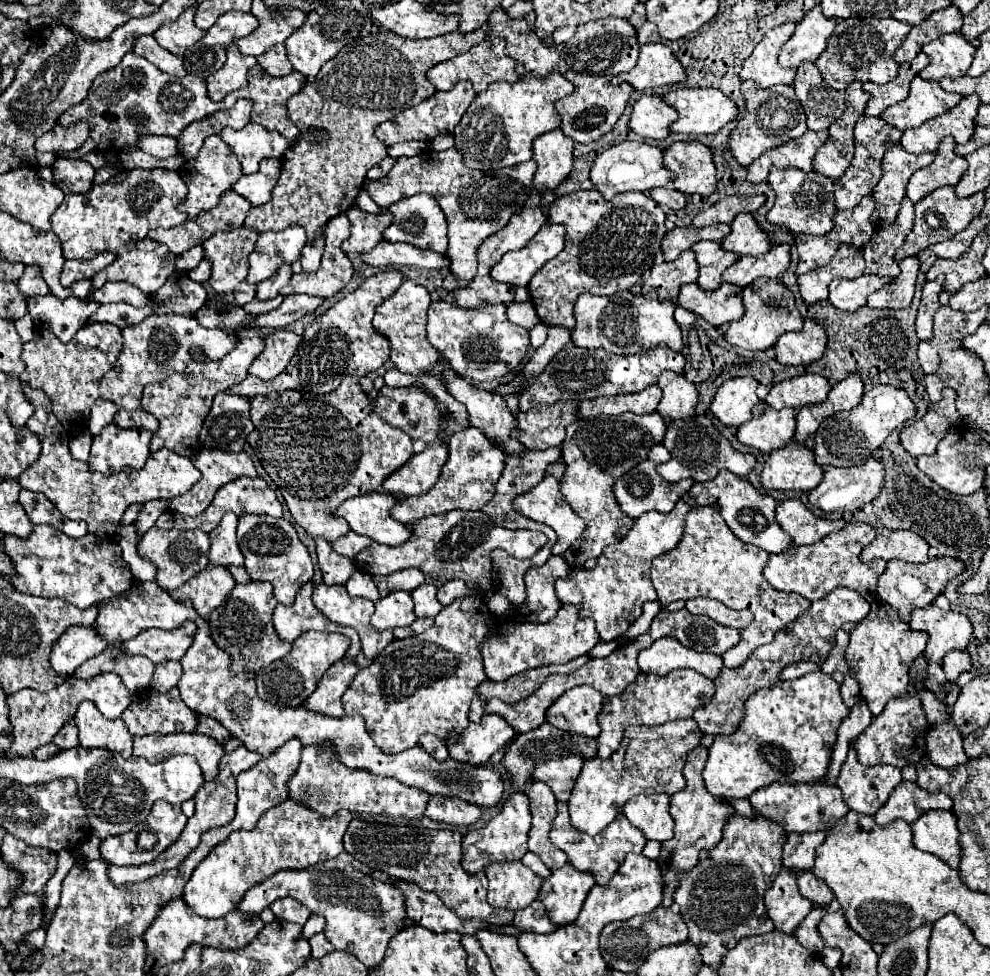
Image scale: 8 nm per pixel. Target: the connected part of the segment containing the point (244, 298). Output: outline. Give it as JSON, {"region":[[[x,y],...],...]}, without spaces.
{"region":[[[242,281],[242,283],[236,287],[236,301],[238,301],[238,305],[244,305],[244,303],[252,301],[254,297],[256,297],[256,285]]]}

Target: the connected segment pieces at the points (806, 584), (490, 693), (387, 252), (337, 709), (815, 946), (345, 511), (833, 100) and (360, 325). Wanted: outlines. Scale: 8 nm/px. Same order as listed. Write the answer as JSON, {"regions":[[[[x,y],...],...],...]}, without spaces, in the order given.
{"regions":[[[[848,523],[844,529],[830,533],[826,539],[814,545],[802,545],[802,547],[792,545],[784,553],[770,555],[762,575],[774,589],[786,593],[798,593],[808,601],[818,601],[826,597],[830,591],[834,591],[836,587],[848,587],[852,591],[858,591],[860,595],[866,595],[868,601],[874,601],[876,581],[884,573],[886,561],[876,559],[870,563],[862,563],[858,559],[862,549],[868,543],[872,543],[874,537],[876,531],[868,523]]],[[[582,655],[578,659],[572,659],[570,663],[566,665],[548,665],[548,667],[538,667],[538,669],[530,669],[528,673],[522,673],[522,675],[516,675],[516,677],[510,677],[502,683],[496,683],[496,681],[490,681],[486,679],[480,687],[478,687],[478,695],[482,699],[500,699],[504,703],[518,703],[522,699],[526,699],[528,695],[532,695],[548,675],[552,673],[570,673],[578,667],[582,667],[586,661],[590,661],[590,655]]],[[[380,241],[372,251],[362,253],[362,261],[372,267],[392,267],[392,265],[412,265],[422,269],[442,269],[448,267],[448,257],[434,251],[422,251],[406,243]]],[[[356,659],[336,661],[326,671],[326,677],[322,677],[320,687],[310,695],[310,701],[306,703],[306,707],[310,707],[310,711],[322,711],[324,715],[342,717],[344,709],[342,709],[340,699],[342,699],[344,691],[348,689],[348,685],[352,683],[356,673],[358,673]]],[[[814,909],[810,915],[806,915],[806,919],[798,925],[794,933],[796,939],[812,953],[820,953],[824,949],[824,941],[820,939],[820,933],[818,933],[818,923],[822,919],[822,913],[824,913],[822,909]]],[[[366,493],[354,499],[346,499],[336,511],[334,517],[346,519],[350,529],[358,535],[370,537],[376,543],[398,545],[406,541],[406,527],[394,519],[390,519],[390,507],[396,501],[390,493]]],[[[814,63],[798,67],[794,91],[804,107],[810,131],[828,129],[844,111],[842,91],[828,87],[828,83],[818,75],[818,67]]],[[[394,269],[380,271],[372,277],[368,277],[358,289],[354,289],[350,295],[340,299],[336,305],[332,305],[326,313],[318,315],[302,335],[302,341],[298,345],[298,351],[294,353],[294,359],[290,359],[288,367],[274,377],[272,381],[254,379],[248,375],[242,383],[230,387],[230,393],[242,395],[242,397],[256,397],[256,395],[270,395],[276,391],[314,391],[314,393],[330,393],[334,391],[340,381],[346,375],[352,377],[364,377],[378,367],[382,367],[390,357],[388,339],[378,335],[372,329],[372,317],[376,307],[392,295],[392,291],[398,289],[398,283],[402,283],[402,275]]]]}

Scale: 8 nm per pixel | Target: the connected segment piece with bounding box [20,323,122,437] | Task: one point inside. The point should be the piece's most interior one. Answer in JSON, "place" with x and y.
{"place":[69,373]}

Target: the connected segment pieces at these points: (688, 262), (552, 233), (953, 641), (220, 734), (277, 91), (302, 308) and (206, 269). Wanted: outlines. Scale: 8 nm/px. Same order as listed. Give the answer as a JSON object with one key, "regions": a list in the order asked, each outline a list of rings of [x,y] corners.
{"regions":[[[[684,251],[676,261],[670,263],[660,263],[650,271],[650,277],[642,286],[641,293],[645,293],[646,288],[656,289],[660,299],[670,299],[676,303],[678,291],[684,283],[696,283],[698,279],[698,267],[696,267],[694,251]]],[[[546,223],[526,247],[514,253],[506,253],[492,269],[490,277],[498,283],[510,283],[514,287],[526,287],[534,273],[544,267],[546,261],[554,259],[564,249],[562,225]]],[[[936,605],[914,609],[910,619],[912,631],[926,631],[930,635],[924,649],[928,663],[940,663],[948,651],[964,651],[970,639],[970,621],[956,611],[942,611]]],[[[200,715],[198,731],[200,731],[200,733],[206,733],[206,735],[214,735],[218,741],[230,741],[230,739],[232,739],[232,735],[230,735],[218,721],[214,721],[214,719],[210,719],[210,717],[202,717],[202,715]]],[[[254,65],[250,69],[250,73],[248,73],[248,85],[238,91],[238,97],[246,97],[246,99],[250,99],[254,103],[254,109],[252,109],[252,121],[254,123],[258,123],[258,125],[262,125],[262,127],[266,127],[270,131],[278,131],[278,133],[282,133],[290,141],[290,139],[298,137],[300,131],[298,131],[298,127],[288,117],[286,101],[288,101],[288,97],[298,93],[304,83],[306,83],[304,75],[298,75],[296,71],[286,75],[286,77],[270,77],[258,65]]],[[[288,295],[284,297],[282,305],[274,311],[268,311],[264,315],[258,315],[258,319],[254,321],[254,329],[260,327],[286,327],[294,321],[298,321],[304,315],[314,313],[320,305],[324,303],[324,299],[318,297],[310,297],[310,295]]],[[[202,259],[202,263],[188,273],[190,279],[194,279],[196,283],[204,283],[208,277],[210,277],[210,263],[206,263],[206,259]]]]}

